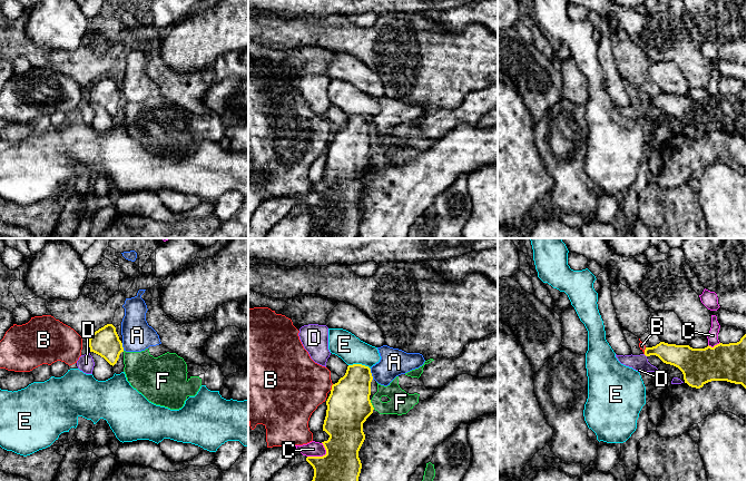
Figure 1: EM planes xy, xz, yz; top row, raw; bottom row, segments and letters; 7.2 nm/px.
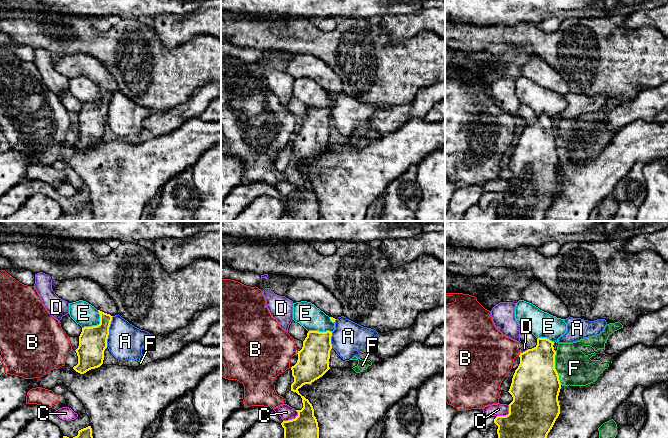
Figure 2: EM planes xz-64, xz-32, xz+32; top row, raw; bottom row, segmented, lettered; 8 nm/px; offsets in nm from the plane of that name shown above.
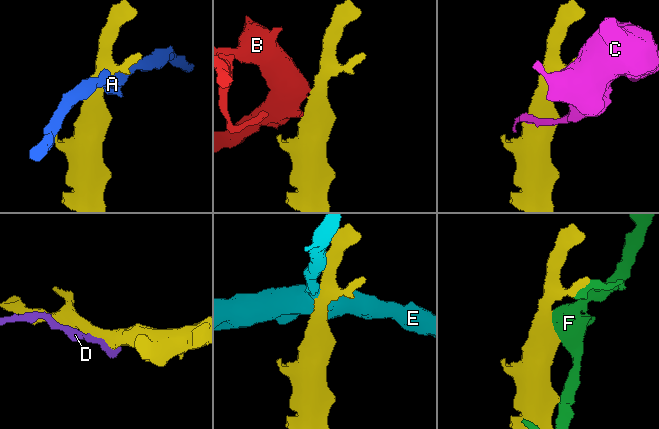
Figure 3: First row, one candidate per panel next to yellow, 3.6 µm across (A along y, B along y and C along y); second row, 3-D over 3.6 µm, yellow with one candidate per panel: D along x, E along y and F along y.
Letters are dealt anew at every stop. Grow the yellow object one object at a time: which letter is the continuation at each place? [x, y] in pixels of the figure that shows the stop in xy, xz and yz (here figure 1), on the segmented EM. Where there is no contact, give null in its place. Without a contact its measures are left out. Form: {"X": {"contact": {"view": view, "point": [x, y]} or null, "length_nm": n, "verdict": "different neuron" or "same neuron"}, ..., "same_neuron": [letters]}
{"A": {"contact": {"view": "xz", "point": [371, 374]}, "length_nm": 80, "verdict": "different neuron"}, "B": {"contact": {"view": "xz", "point": [332, 388]}, "length_nm": 50, "verdict": "different neuron"}, "C": {"contact": {"view": "xz", "point": [321, 457]}, "length_nm": 160, "verdict": "different neuron"}, "D": {"contact": null, "verdict": "different neuron"}, "E": {"contact": {"view": "xz", "point": [360, 364]}, "length_nm": 160, "verdict": "different neuron"}, "F": {"contact": {"view": "xz", "point": [371, 404]}, "length_nm": 80, "verdict": "different neuron"}, "same_neuron": []}

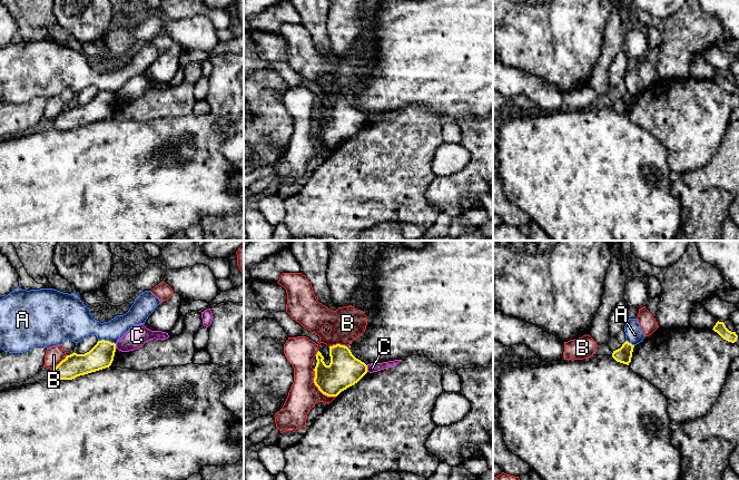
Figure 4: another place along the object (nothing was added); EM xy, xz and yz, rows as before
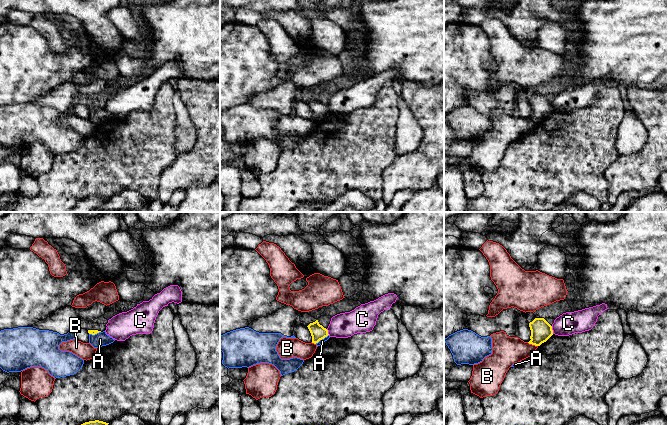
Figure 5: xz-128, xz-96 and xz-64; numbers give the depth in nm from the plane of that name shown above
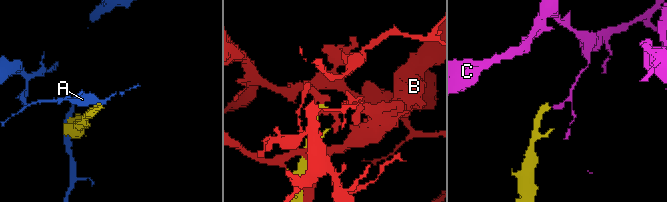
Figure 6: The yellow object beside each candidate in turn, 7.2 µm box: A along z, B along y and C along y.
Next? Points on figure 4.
{"A": {"contact": {"view": "xy", "point": [107, 341]}, "length_nm": 130, "verdict": "different neuron"}, "B": {"contact": {"view": "xz", "point": [317, 387]}, "length_nm": 260, "verdict": "different neuron"}, "C": {"contact": {"view": "xz", "point": [366, 369]}, "length_nm": 50, "verdict": "different neuron"}, "same_neuron": []}

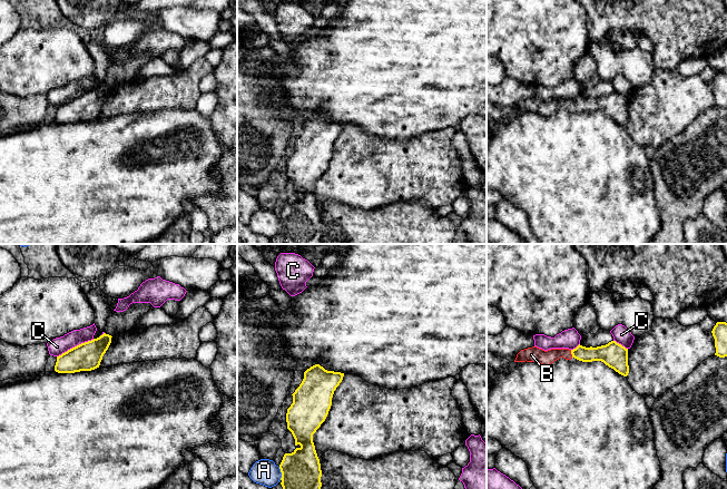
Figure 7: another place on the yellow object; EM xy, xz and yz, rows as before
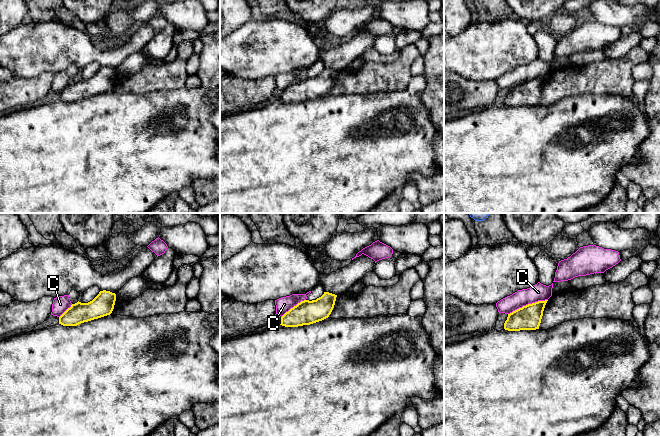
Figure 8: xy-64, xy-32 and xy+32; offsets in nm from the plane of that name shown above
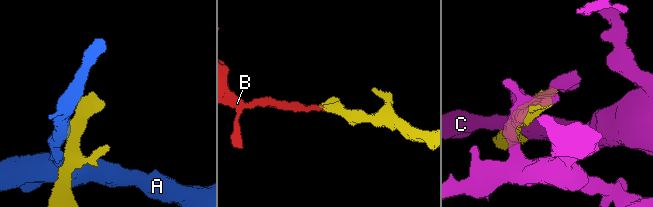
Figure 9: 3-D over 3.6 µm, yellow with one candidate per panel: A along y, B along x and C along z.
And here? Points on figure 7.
{"A": {"contact": {"view": "xz", "point": [282, 473]}, "length_nm": 100, "verdict": "different neuron"}, "B": {"contact": {"view": "yz", "point": [571, 353]}, "length_nm": 60, "verdict": "same neuron"}, "C": {"contact": {"view": "xy", "point": [75, 346]}, "length_nm": 300, "verdict": "different neuron"}, "same_neuron": ["B"]}

